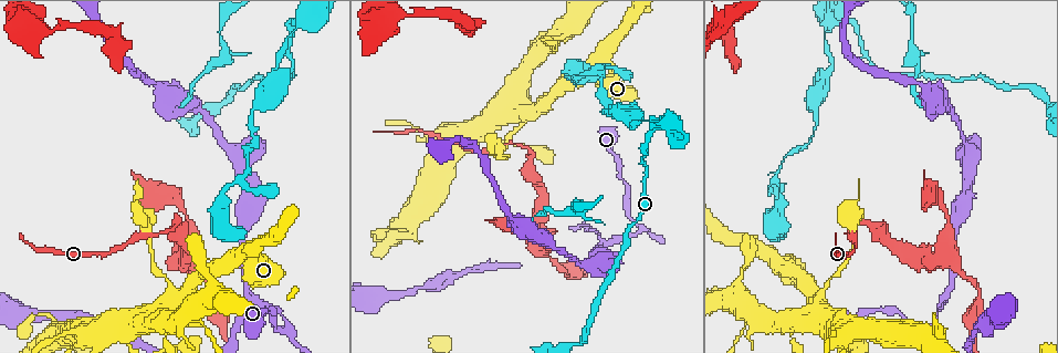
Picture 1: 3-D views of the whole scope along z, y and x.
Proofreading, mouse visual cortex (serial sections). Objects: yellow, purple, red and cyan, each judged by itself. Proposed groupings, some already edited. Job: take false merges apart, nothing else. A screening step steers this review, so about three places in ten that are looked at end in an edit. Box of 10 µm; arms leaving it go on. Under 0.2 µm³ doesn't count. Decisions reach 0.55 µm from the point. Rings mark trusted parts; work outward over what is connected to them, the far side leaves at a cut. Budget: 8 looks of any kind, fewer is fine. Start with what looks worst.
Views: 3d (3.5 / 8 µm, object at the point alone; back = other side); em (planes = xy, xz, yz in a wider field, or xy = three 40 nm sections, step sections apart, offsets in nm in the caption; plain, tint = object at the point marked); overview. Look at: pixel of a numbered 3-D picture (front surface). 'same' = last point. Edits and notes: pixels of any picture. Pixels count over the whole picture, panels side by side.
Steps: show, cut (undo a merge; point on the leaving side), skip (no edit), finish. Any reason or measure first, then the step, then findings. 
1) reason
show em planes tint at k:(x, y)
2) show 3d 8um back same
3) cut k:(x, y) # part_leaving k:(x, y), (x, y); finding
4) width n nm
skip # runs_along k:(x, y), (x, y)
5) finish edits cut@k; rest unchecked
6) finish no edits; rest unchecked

abrupt turn
show 3d 3.5um at 1:(945, 296)

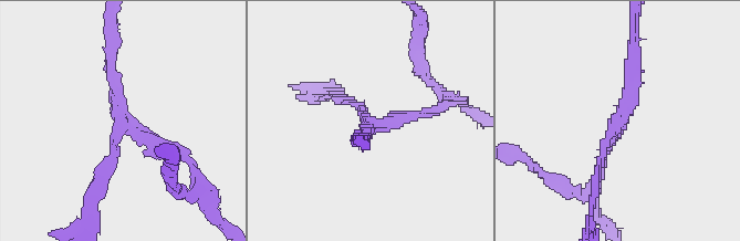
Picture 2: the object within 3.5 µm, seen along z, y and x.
arms 3; arm_widths 100, 150, 200 nm; shape alone is not enough
show em planes tint at 2:(619, 127)

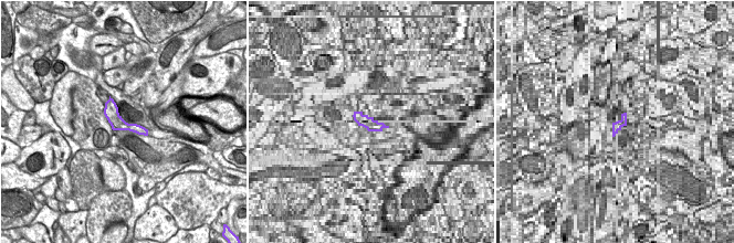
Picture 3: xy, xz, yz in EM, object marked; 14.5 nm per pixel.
skip # runs_along 2:(186, 158), (122, 121), (111, 56); one cell here

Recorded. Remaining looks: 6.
small branch off a trunk
show 3d 3.5um at 1:(656, 126)

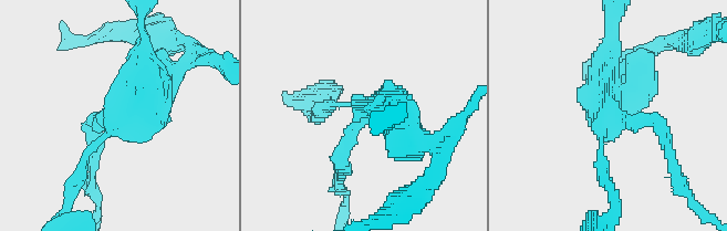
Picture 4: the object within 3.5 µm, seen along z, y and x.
now the EM
show em xy step 1 tint at 4:(609, 127)

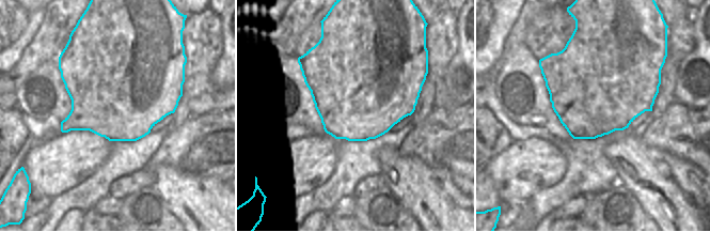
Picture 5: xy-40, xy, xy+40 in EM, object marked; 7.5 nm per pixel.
arm_widths 150, 200, 400 nm
cut 4:(625, 87) # part_leaving 4:(612, 126), (600, 156), (614, 203); two cells meet here

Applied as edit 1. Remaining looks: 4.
show overview

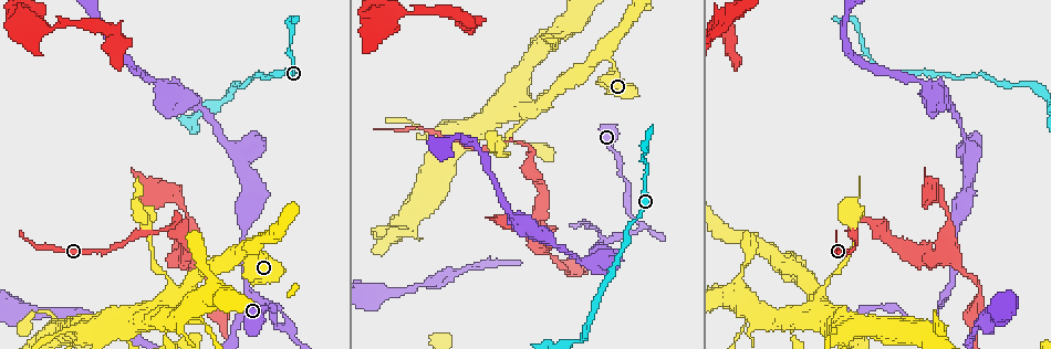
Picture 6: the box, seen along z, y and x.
thin neck
show 3d 8um at 6:(606, 54)

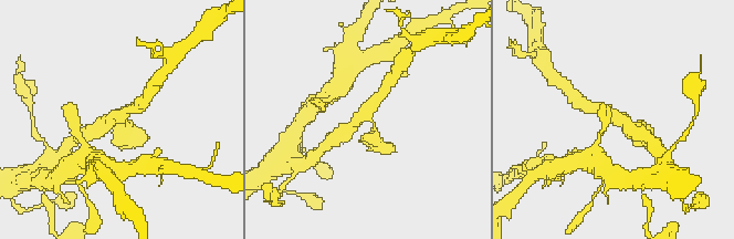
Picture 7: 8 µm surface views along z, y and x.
arms 3; arm_widths 250, 300, 350 nm; shape alone is not enough
show em xy step 2 tint same

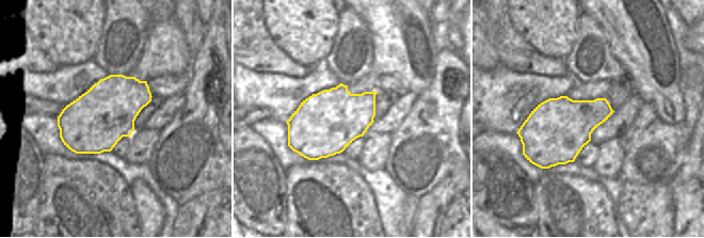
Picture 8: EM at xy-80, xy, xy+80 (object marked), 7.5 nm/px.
skip # runs_along 7:(376, 138), (366, 116), (342, 133); one cell here

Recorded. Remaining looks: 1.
finish edits cut@4; rest unchecked

